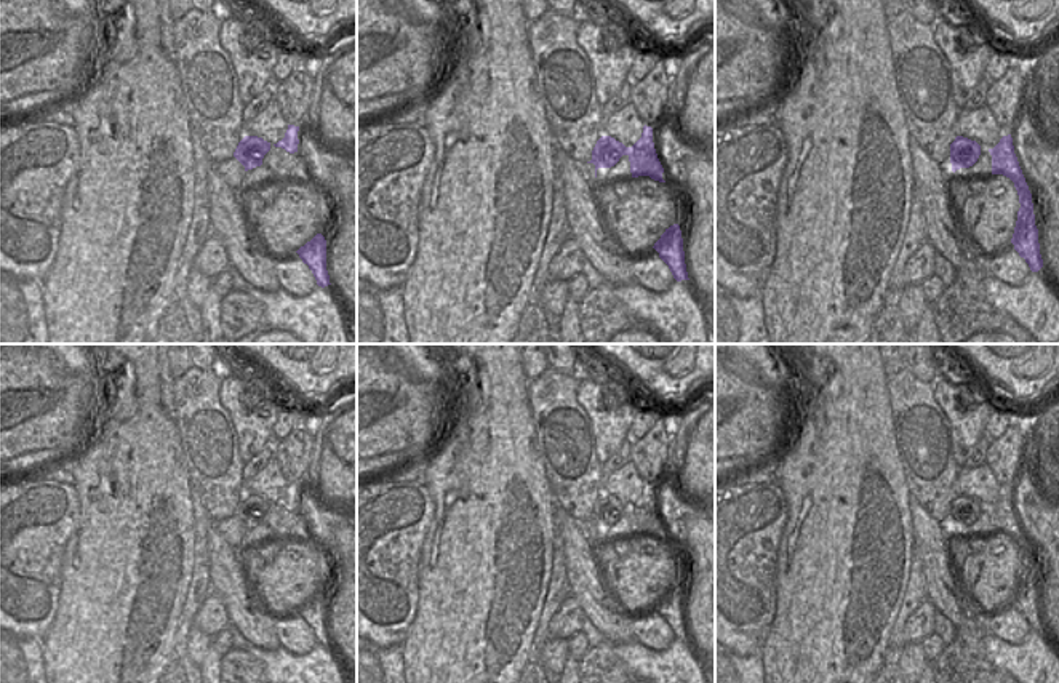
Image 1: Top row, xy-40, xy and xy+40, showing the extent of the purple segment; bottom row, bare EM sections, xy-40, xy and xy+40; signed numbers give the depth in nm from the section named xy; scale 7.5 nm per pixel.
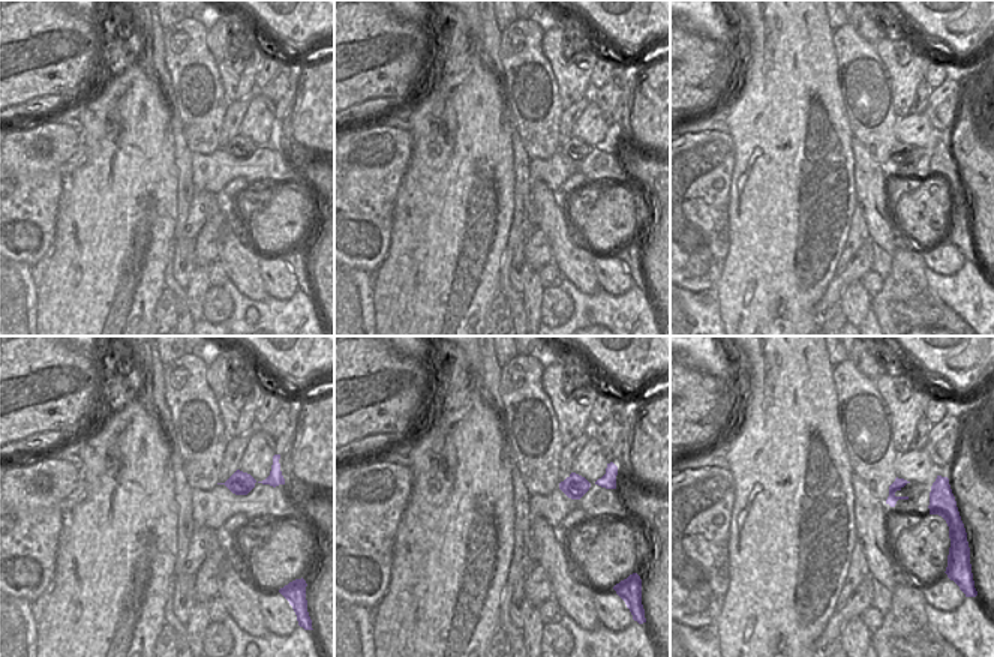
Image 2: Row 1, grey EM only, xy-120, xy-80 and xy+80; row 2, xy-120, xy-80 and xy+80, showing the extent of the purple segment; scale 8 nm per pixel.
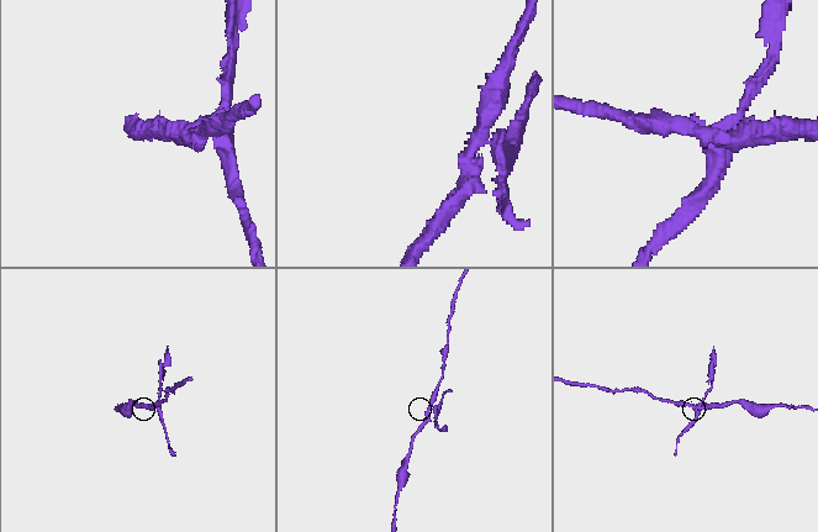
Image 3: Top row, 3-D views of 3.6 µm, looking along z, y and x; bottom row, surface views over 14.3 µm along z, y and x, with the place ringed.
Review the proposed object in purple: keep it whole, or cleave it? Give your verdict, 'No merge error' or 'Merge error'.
Merge error.

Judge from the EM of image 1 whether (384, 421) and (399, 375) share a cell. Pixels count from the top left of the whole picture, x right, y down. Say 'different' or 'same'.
same

